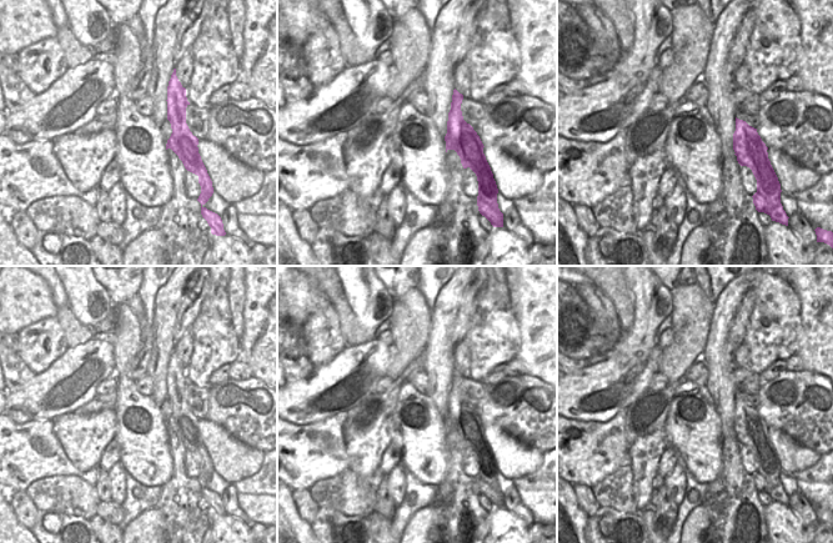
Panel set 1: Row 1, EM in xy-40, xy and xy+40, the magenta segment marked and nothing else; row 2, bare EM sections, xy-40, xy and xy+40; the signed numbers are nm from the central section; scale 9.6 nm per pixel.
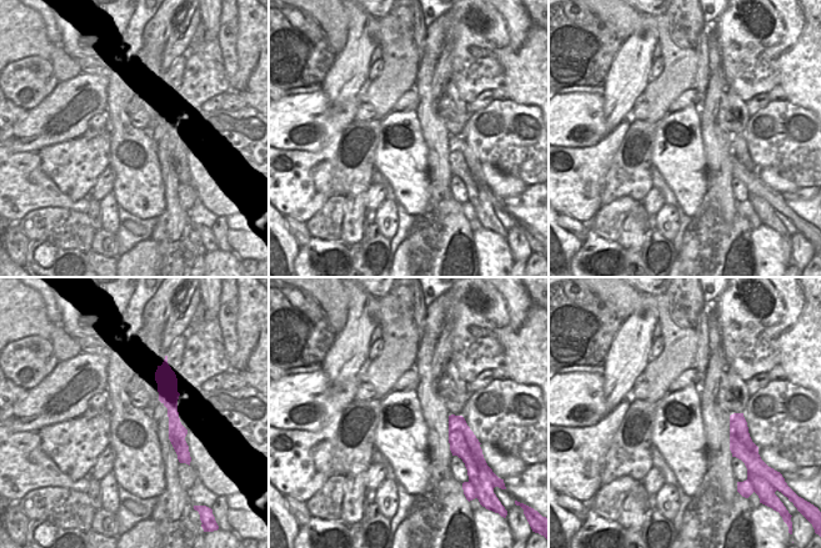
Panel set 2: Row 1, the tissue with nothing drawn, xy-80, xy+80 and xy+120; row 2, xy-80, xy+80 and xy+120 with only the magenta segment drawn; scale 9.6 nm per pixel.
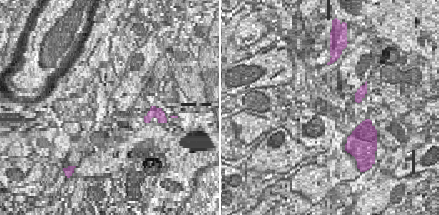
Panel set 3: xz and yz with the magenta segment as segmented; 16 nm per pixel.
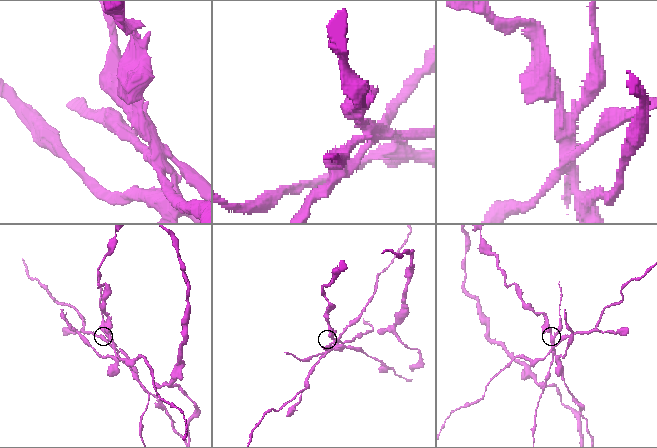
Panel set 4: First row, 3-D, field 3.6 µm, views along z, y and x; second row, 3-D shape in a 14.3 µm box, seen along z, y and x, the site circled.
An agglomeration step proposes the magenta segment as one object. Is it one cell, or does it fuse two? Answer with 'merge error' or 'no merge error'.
merge error

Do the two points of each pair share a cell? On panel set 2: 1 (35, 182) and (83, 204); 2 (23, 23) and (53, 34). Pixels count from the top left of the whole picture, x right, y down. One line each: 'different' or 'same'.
1: same
2: different

